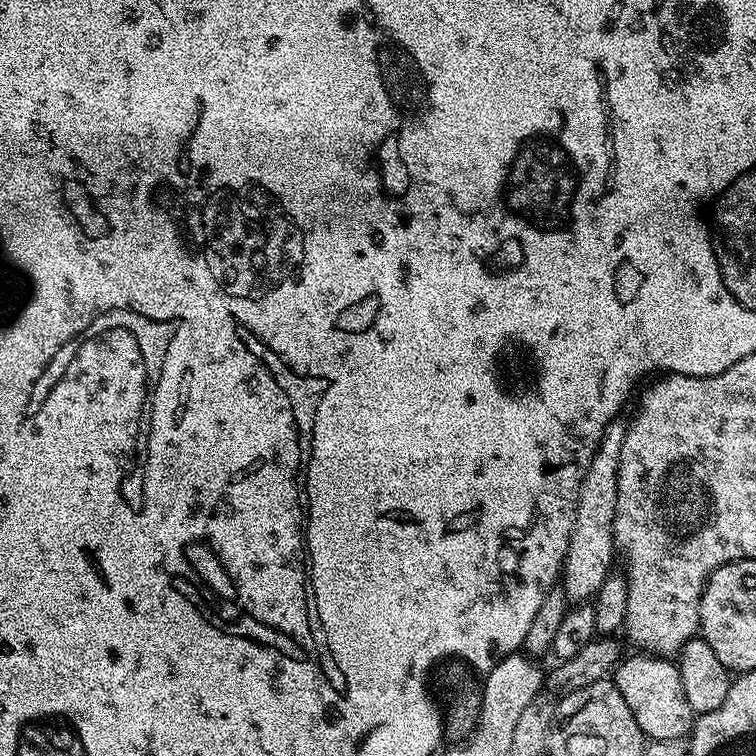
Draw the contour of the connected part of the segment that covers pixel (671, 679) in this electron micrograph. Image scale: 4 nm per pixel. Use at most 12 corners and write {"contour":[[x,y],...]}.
{"contour":[[632,654],[614,682],[649,741],[687,737],[694,723],[680,669]]}

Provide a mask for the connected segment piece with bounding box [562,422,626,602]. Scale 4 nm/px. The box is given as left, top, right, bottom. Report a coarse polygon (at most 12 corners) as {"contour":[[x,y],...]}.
{"contour":[[623,423],[608,425],[580,483],[562,569],[572,602],[614,568]]}

